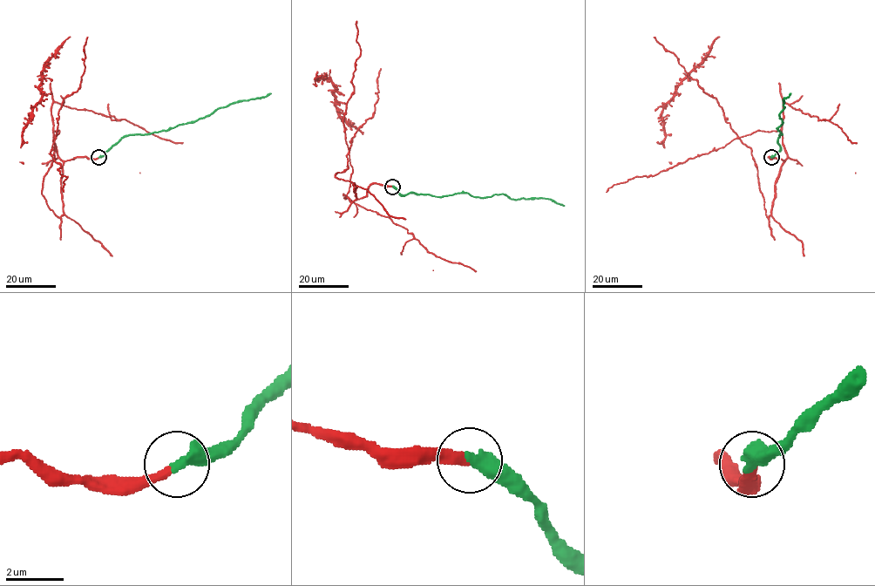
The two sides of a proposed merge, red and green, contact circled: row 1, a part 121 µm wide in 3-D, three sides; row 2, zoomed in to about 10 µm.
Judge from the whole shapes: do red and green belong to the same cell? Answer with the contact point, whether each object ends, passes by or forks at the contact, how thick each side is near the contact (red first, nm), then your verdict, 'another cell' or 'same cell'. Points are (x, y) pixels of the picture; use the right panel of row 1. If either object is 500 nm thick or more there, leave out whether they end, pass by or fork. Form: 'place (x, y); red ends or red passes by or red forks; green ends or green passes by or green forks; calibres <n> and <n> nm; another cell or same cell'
place (771, 157); calibres 280 and 500 nm; same cell

